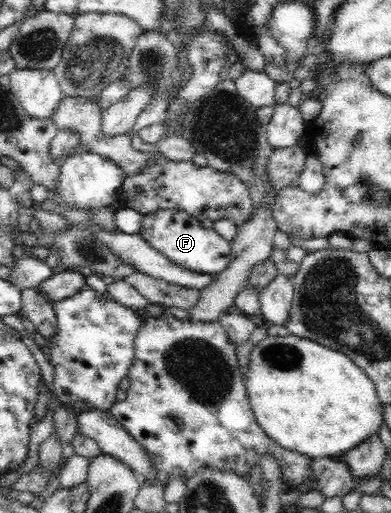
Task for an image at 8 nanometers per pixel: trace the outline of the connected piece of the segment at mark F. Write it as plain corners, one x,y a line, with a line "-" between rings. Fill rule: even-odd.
162,209
145,214
138,233
170,262
192,272
216,275
230,264
231,241
224,240
213,228
203,228
201,221
184,211

